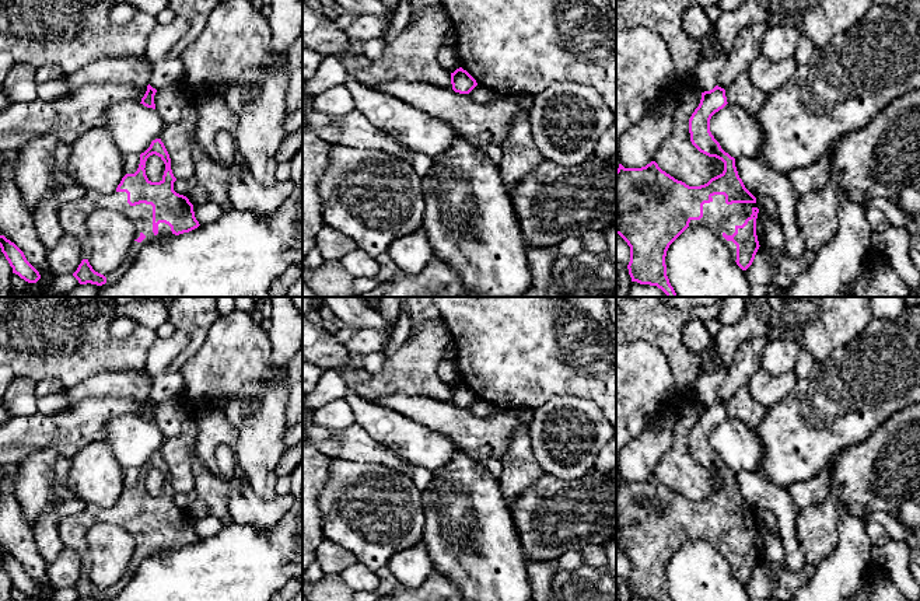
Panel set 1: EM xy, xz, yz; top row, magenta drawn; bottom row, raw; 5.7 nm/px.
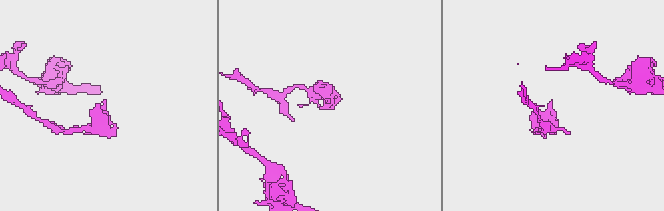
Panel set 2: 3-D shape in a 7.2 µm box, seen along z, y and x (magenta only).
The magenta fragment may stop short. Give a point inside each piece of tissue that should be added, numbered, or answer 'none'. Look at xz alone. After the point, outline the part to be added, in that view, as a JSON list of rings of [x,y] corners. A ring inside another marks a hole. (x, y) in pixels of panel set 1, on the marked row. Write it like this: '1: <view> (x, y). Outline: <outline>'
none

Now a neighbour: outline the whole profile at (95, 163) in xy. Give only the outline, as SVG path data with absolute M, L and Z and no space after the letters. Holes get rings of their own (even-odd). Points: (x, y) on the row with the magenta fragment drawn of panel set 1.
M104 127L81 134L71 146L66 172L85 191L108 195L116 191L125 177L125 157Z

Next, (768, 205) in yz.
M770 196L756 198L759 212L763 212L767 217L777 220L777 202Z

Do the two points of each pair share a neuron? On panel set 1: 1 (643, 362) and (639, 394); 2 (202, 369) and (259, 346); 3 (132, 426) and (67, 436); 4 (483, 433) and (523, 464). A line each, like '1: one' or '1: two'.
1: one
2: one
3: two
4: two

